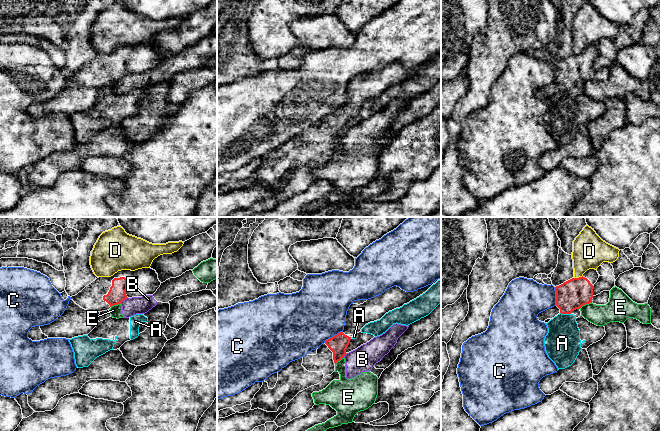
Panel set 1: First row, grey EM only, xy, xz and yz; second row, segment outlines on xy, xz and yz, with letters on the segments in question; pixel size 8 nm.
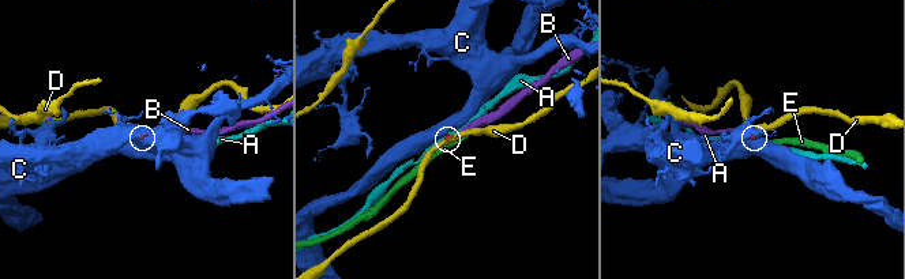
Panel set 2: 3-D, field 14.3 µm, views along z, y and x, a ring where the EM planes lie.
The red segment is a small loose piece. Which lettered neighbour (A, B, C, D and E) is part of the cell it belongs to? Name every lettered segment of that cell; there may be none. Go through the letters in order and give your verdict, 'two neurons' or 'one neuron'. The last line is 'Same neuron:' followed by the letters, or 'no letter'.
A: two neurons
B: two neurons
C: two neurons
D: two neurons
E: two neurons
Same neuron: no letter

